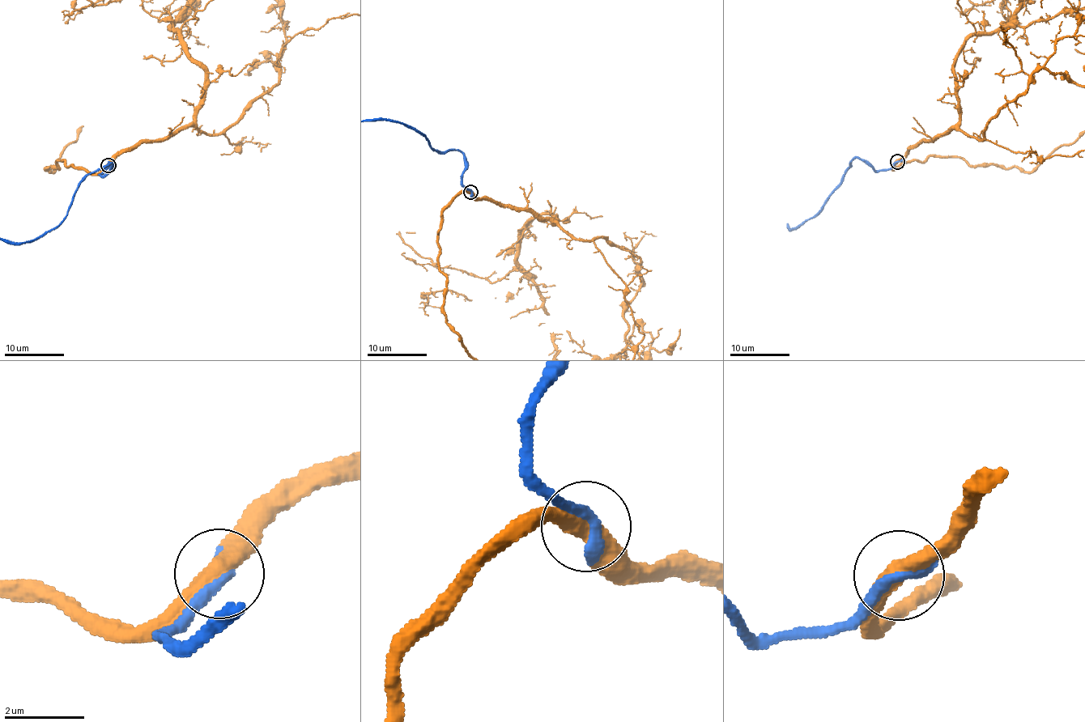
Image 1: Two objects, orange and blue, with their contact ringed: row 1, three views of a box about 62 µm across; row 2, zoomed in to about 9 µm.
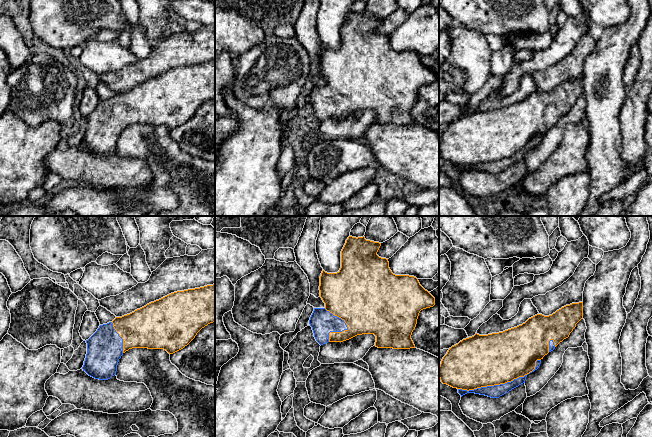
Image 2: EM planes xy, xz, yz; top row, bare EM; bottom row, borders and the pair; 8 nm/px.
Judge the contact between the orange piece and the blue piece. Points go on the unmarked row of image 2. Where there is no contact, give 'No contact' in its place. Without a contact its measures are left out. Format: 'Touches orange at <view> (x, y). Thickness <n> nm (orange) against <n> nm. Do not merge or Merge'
Touches orange at yz (501, 159). Thickness 420 nm (orange) against 100 nm. Merge

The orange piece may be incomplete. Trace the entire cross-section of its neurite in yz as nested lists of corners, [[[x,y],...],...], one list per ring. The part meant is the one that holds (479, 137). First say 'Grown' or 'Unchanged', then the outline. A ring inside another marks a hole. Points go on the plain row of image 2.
Grown. [[[583,78],[566,81],[549,92],[537,90],[517,103],[488,111],[475,110],[449,124],[439,142],[443,160],[458,165],[461,173],[467,169],[499,174],[525,159],[528,150],[537,146],[541,136],[568,114],[583,94]]]

